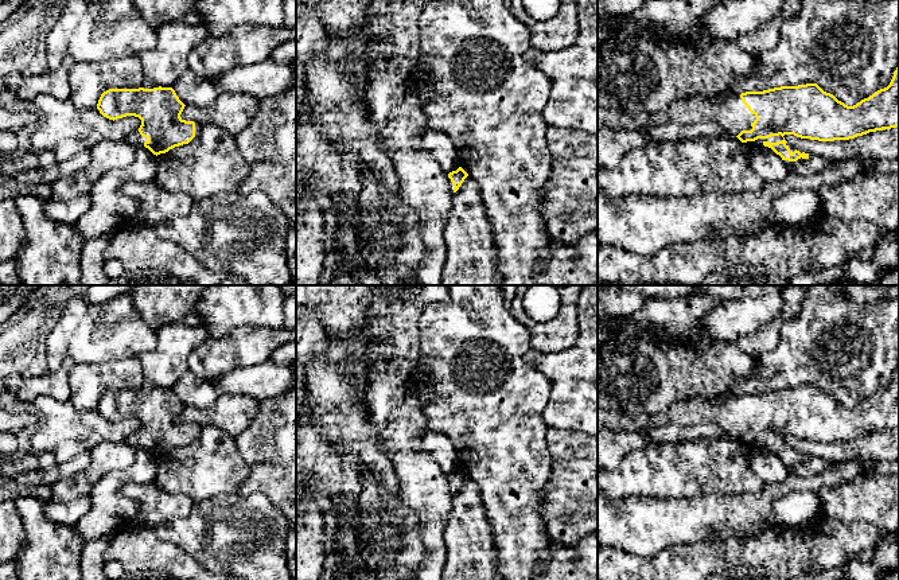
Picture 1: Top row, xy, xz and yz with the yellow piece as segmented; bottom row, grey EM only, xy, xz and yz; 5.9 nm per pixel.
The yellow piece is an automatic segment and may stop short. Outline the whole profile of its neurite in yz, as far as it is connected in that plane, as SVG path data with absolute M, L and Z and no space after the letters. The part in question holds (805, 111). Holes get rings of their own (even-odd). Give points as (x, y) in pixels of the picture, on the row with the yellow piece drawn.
M899 66L894 71L890 85L875 92L853 106L838 101L833 94L824 92L817 83L781 86L763 92L727 93L719 97L704 98L694 96L673 102L666 110L647 114L630 114L598 108L598 129L641 129L663 124L693 124L703 121L717 122L728 135L738 137L747 145L771 148L790 168L794 163L806 161L812 155L791 147L785 135L818 141L849 140L869 132L899 126Z

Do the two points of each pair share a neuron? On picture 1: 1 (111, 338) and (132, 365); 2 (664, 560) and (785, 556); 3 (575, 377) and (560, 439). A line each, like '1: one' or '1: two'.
1: two
2: one
3: two

